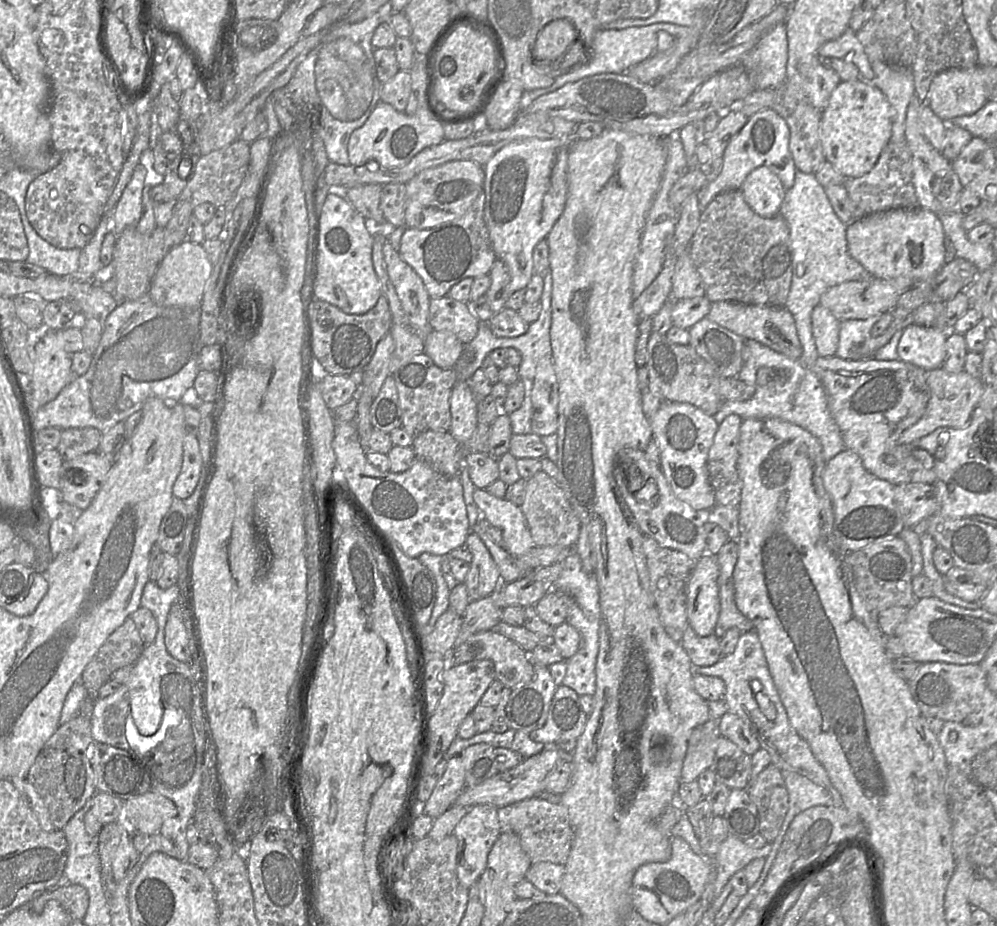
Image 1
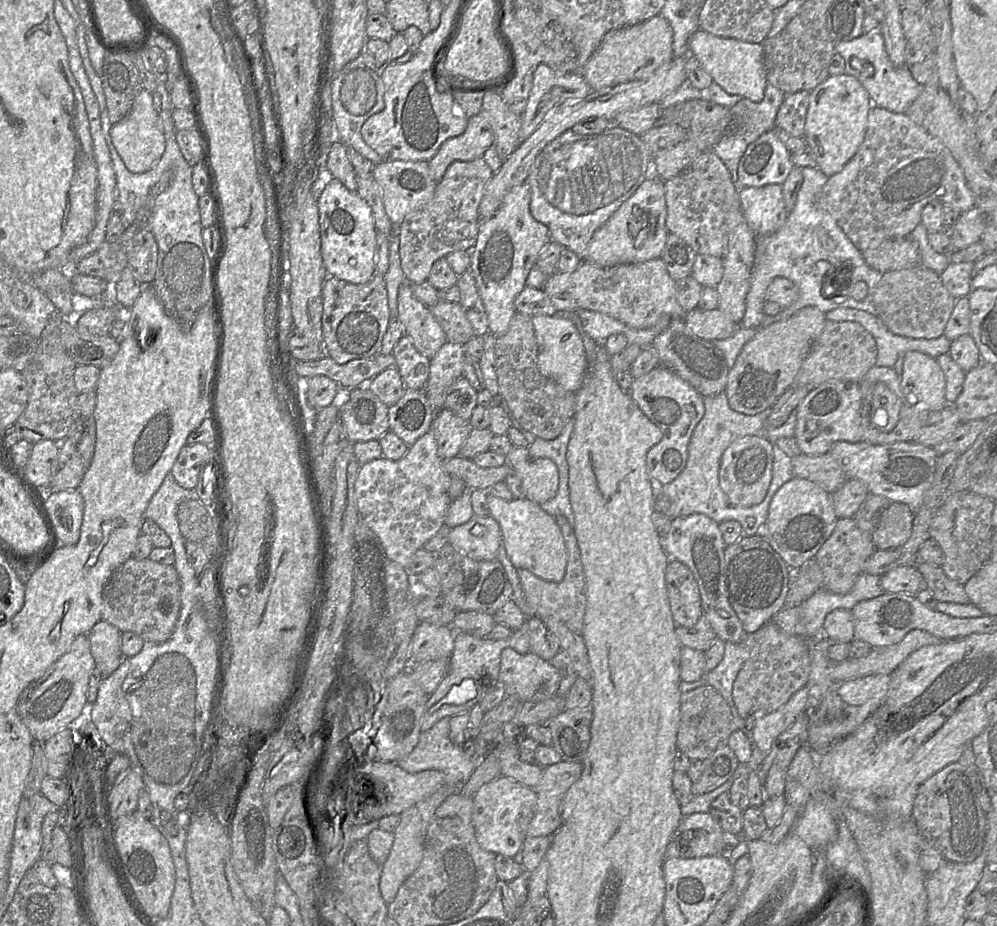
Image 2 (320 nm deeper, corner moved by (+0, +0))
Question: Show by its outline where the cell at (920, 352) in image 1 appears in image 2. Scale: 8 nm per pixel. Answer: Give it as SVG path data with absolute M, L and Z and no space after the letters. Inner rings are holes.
M905 353L901 387L908 404L920 404L929 411L940 411L948 403L944 374L937 360L924 353Z

